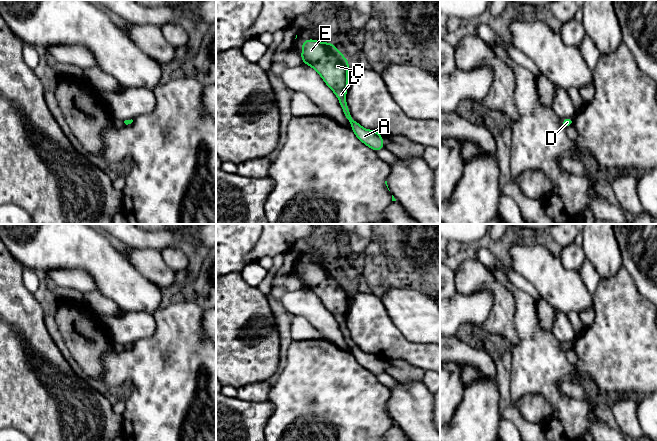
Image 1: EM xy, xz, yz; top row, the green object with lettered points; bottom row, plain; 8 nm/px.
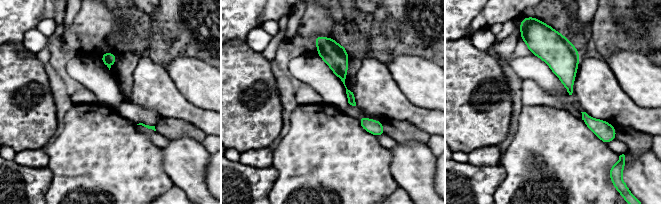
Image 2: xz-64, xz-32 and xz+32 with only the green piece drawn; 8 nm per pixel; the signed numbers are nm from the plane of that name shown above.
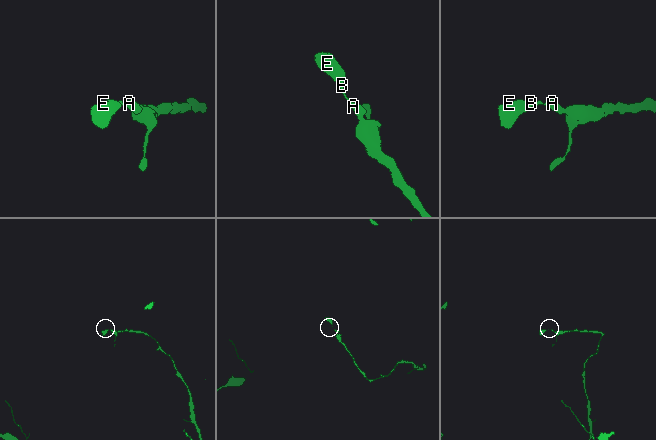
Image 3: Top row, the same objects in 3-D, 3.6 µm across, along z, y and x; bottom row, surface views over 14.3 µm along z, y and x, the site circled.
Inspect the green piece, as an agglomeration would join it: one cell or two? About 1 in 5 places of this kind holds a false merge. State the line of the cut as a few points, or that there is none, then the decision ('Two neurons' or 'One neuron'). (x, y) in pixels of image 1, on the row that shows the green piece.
No split. One neuron

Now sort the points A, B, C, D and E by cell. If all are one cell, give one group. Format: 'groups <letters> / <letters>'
groups A B C D E

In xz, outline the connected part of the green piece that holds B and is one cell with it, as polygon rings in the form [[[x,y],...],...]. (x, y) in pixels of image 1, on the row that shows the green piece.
[[[307,39],[302,43],[302,54],[300,57],[303,63],[311,66],[322,77],[325,84],[335,93],[344,116],[351,124],[351,129],[356,137],[375,152],[385,148],[380,133],[375,130],[365,129],[352,119],[346,102],[349,61],[337,47],[329,42]]]

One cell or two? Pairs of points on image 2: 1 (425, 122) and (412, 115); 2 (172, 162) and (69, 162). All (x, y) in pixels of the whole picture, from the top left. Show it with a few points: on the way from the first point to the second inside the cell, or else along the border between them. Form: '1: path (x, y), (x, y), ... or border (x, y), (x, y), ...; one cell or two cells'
1: path (422, 119), (415, 115); one cell
2: border (160, 148), (163, 170), (173, 183); two cells

